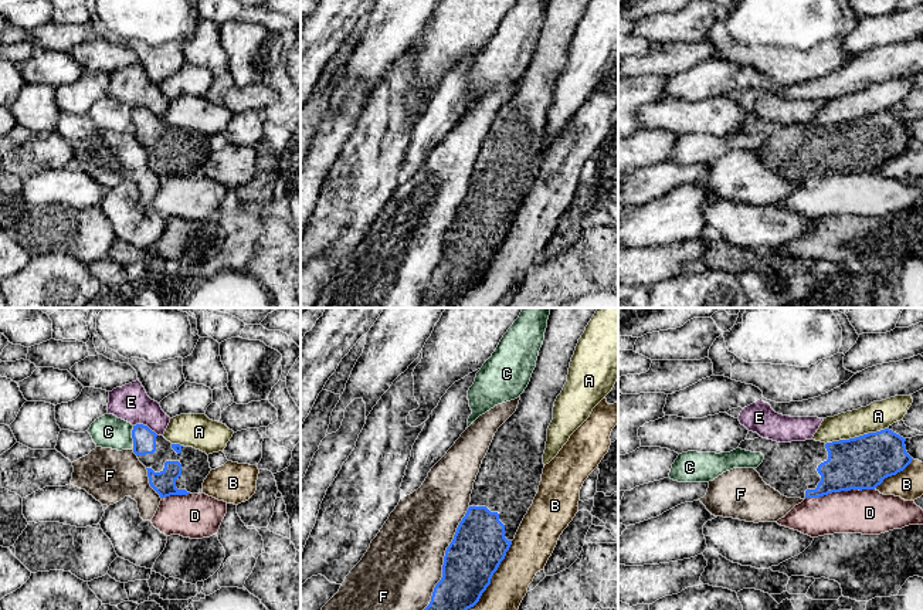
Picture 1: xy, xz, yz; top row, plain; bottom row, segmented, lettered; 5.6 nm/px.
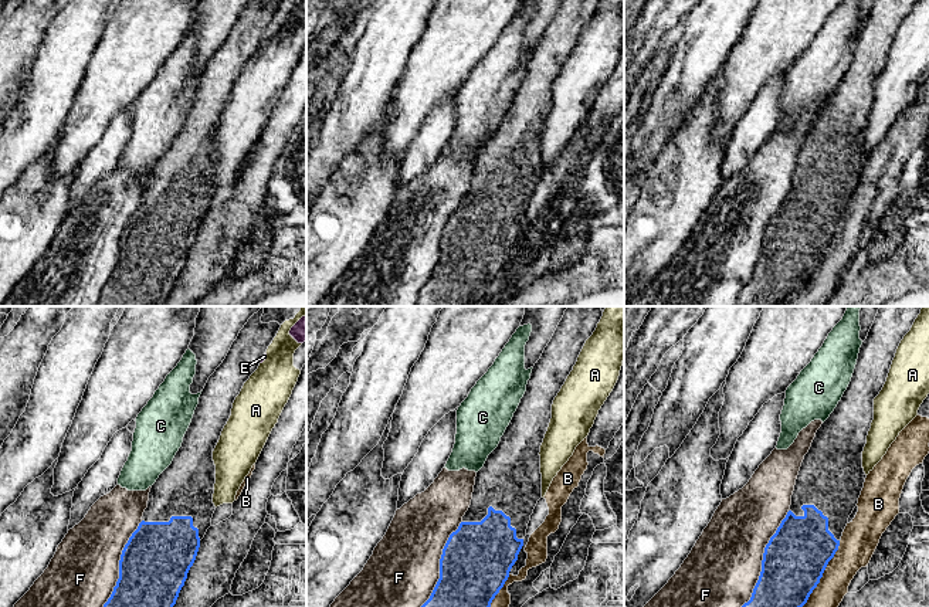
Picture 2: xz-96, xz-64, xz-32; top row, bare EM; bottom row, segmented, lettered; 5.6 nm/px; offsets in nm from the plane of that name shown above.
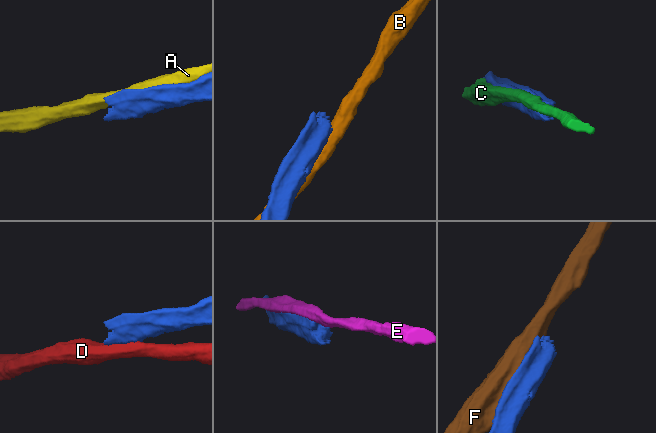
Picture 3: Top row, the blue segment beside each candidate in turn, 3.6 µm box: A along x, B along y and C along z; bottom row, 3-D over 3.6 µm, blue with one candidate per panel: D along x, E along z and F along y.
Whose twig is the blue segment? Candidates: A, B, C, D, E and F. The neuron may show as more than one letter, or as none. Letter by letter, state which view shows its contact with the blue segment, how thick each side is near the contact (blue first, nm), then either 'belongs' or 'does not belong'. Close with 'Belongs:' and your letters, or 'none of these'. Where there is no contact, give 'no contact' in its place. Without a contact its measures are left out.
A: meets blue in yz; 300 nm thick on the blue side, 160 nm on the other; does not belong
B: meets blue in xz; 300 nm thick on the blue side, 220 nm on the other; does not belong
C: meets blue in xy; 130 nm thick on the blue side, 190 nm on the other; does not belong
D: meets blue in yz; 300 nm thick on the blue side, 260 nm on the other; does not belong
E: meets blue in xy; 130 nm thick on the blue side, 200 nm on the other; does not belong
F: meets blue in xz; 300 nm thick on the blue side, 440 nm on the other; does not belong
Belongs: none of these

